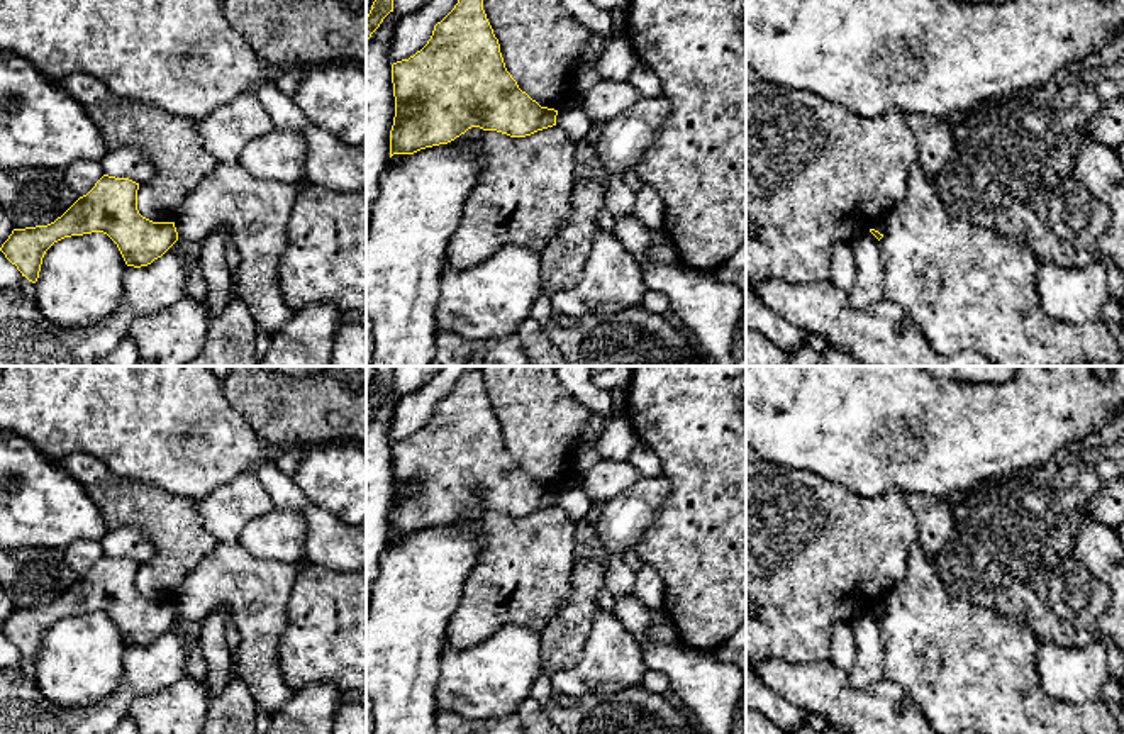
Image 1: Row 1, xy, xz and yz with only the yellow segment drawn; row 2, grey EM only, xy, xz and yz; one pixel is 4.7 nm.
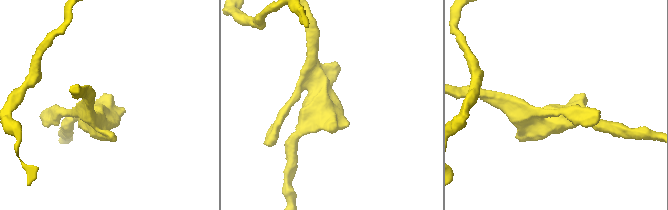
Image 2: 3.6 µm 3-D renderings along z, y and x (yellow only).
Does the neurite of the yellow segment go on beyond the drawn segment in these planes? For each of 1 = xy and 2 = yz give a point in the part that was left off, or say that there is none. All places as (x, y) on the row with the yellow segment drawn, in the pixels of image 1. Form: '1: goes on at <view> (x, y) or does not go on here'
1: does not go on here
2: does not go on here

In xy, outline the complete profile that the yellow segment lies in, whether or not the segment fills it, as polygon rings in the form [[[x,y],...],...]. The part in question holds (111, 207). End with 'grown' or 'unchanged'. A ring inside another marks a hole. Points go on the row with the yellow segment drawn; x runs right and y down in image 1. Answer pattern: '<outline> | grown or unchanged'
[[[103,175],[54,222],[14,229],[0,251],[36,283],[42,258],[54,242],[103,232],[117,244],[127,266],[147,266],[178,241],[178,232],[175,222],[153,222],[139,214],[137,190],[139,183],[129,178]]] | unchanged

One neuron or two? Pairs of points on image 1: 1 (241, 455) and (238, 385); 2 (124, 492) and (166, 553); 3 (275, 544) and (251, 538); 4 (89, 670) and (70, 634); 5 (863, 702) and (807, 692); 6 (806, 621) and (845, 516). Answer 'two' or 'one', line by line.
1: two
2: one
3: one
4: one
5: one
6: one

